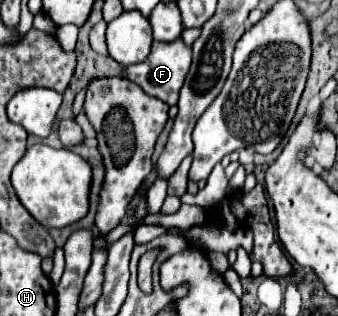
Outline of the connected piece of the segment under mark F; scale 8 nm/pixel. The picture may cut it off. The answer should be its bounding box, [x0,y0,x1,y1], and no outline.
[123,40,191,106]

